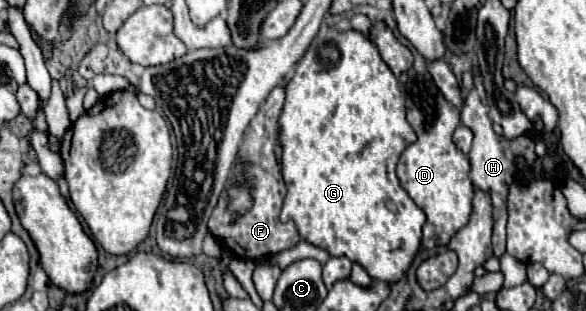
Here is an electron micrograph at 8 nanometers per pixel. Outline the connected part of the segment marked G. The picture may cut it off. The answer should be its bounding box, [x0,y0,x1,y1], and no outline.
[278,27,426,283]

